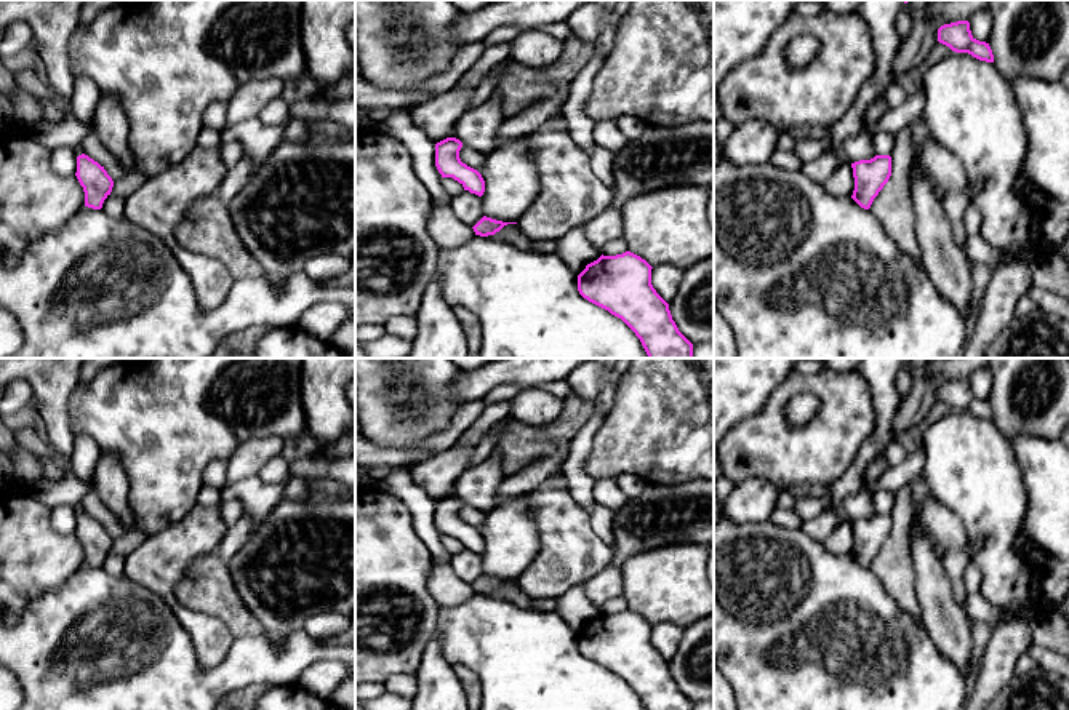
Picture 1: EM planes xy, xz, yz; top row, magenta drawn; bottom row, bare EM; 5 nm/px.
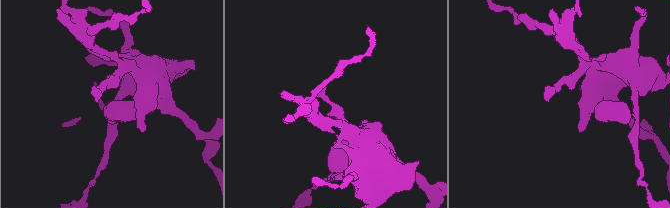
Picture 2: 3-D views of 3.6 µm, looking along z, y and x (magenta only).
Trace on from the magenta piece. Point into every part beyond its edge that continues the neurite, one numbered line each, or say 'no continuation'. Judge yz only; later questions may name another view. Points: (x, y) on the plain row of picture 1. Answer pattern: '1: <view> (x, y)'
no continuation

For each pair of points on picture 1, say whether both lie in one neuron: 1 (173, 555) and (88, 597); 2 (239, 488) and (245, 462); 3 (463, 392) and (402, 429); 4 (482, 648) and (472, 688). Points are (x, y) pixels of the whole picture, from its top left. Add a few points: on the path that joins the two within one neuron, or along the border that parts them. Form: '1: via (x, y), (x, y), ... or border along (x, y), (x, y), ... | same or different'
1: border along (124, 576), (152, 590), (160, 598) | different
2: border along (256, 474), (226, 485) | different
3: border along (458, 374), (453, 382), (453, 398), (461, 405) | different
4: border along (455, 664), (464, 666), (477, 678), (482, 693) | different

